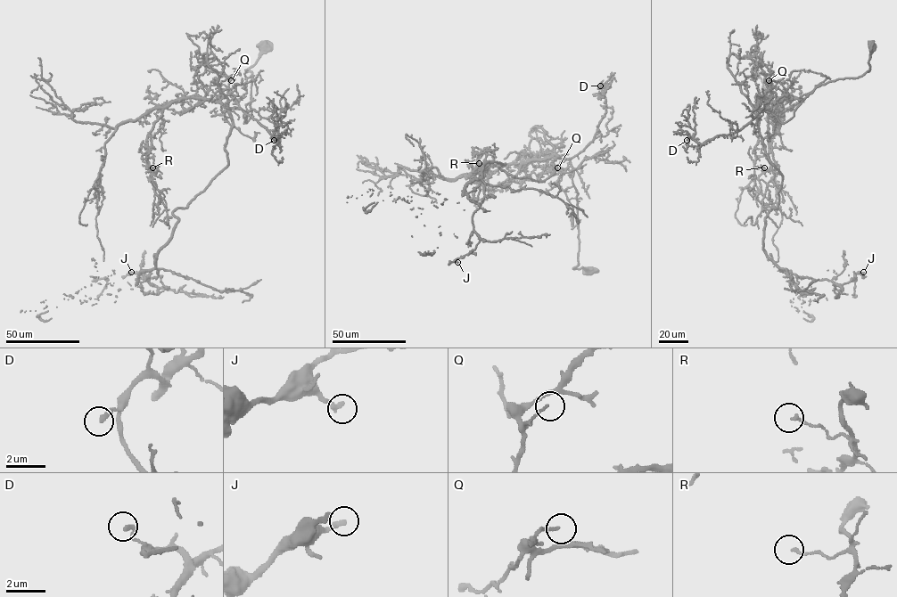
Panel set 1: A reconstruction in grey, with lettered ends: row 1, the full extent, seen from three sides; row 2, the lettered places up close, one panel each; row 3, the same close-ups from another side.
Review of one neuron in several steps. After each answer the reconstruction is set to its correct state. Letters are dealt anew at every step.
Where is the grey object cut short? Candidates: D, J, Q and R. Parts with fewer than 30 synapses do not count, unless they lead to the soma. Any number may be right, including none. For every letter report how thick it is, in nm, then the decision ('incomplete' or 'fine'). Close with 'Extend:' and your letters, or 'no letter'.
D: 240 nm thick; fine
J: 240 nm thick; fine
Q: 100 nm thick; fine
R: 140 nm thick; fine
Extend: no letter

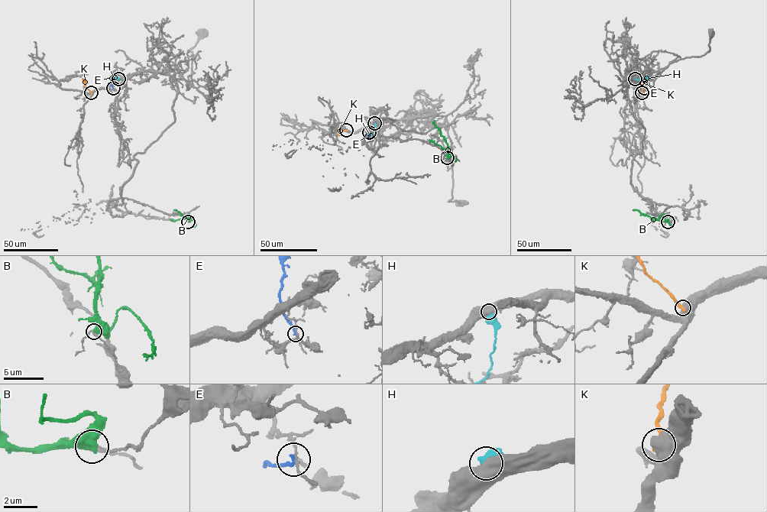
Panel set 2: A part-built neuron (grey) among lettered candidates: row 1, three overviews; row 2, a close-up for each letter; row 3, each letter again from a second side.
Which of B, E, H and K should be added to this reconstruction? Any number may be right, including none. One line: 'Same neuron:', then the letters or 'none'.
Same neuron: none

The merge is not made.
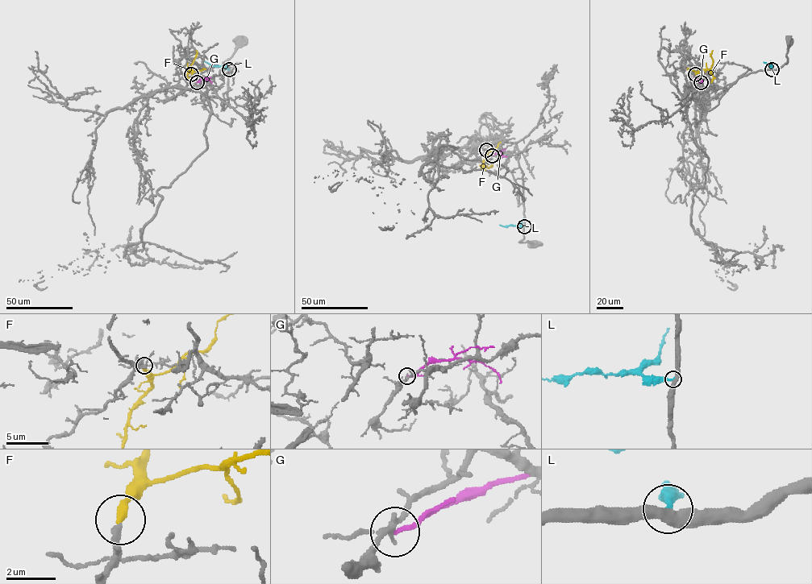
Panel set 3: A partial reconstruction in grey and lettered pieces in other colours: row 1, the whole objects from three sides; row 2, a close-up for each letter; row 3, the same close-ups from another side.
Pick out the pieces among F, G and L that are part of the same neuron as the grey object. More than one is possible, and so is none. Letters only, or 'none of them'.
F

